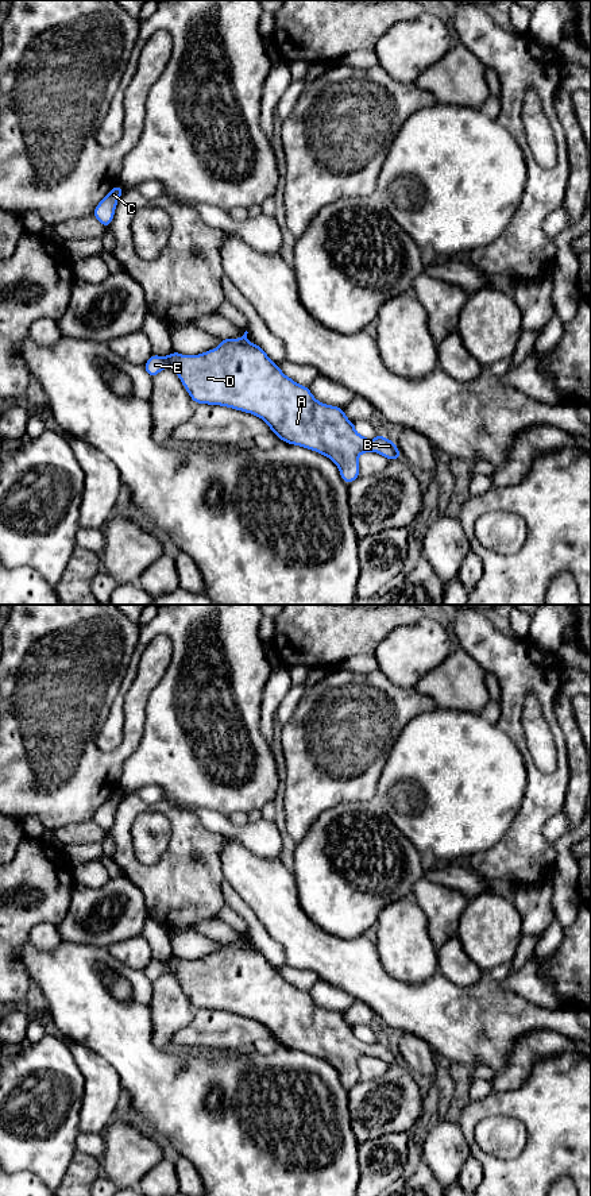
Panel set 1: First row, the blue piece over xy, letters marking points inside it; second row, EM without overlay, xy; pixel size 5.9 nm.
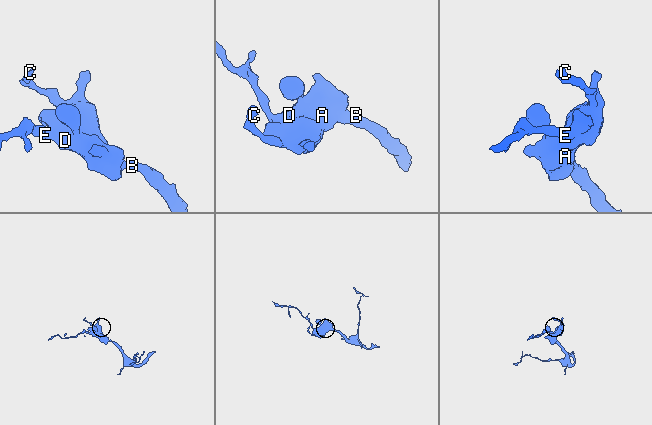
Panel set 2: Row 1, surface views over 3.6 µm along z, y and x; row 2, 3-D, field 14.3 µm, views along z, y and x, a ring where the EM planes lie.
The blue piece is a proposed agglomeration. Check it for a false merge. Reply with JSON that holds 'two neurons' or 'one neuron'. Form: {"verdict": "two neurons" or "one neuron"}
{"verdict": "one neuron"}

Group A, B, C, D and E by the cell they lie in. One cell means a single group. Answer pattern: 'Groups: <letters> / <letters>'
Groups: A B C D E

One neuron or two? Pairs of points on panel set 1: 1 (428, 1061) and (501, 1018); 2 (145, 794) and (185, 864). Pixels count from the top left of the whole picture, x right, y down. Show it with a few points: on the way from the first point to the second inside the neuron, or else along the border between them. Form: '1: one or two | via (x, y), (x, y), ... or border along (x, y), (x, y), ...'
1: two | border along (413, 1033), (429, 1045), (437, 1058)
2: two | border along (124, 795), (138, 795), (151, 806)

